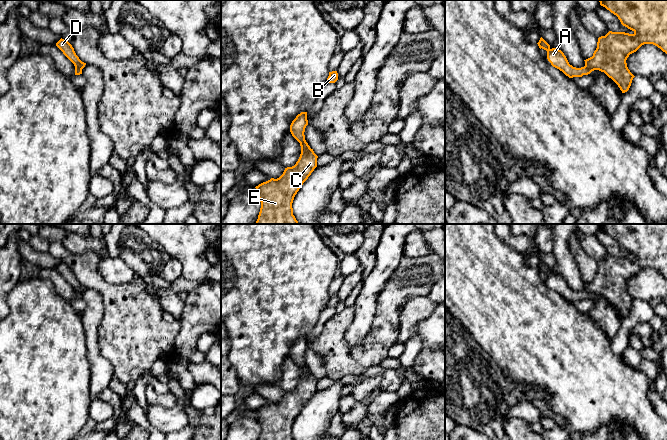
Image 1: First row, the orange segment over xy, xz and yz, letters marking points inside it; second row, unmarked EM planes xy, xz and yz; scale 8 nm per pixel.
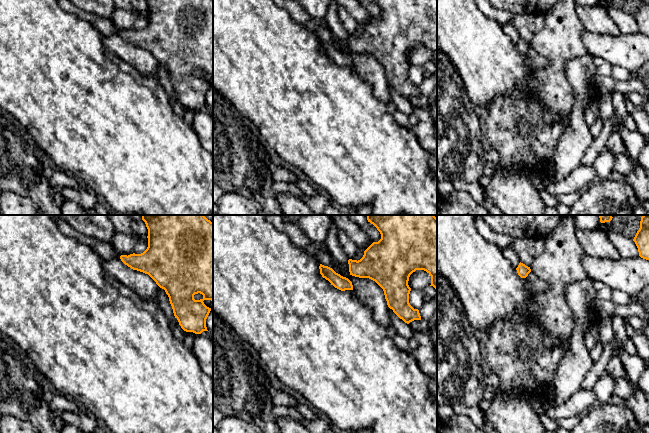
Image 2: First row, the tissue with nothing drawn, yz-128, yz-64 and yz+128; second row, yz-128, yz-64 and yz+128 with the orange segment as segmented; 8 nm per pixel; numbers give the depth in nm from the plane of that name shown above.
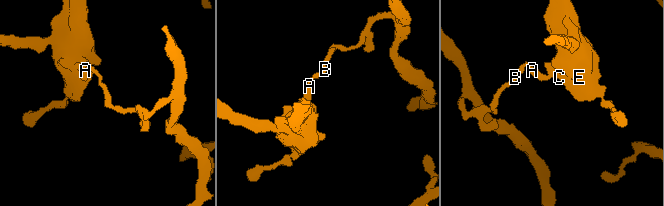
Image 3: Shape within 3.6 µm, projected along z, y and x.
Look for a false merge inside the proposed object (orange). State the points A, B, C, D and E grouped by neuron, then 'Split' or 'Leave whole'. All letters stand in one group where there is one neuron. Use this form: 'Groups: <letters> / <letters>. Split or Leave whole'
Groups: A B / C D E. Split

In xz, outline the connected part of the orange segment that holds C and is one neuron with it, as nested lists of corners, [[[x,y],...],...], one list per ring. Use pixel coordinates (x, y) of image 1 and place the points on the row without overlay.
[[[307,366],[300,370],[301,378],[294,390],[285,392],[279,402],[271,402],[255,411],[261,426],[258,440],[294,440],[294,421],[317,391],[318,382]]]

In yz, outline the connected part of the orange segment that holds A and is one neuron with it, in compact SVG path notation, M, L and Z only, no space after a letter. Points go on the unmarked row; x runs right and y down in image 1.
M542 261L537 268L540 273L547 275L547 283L551 289L562 295L569 302L582 301L591 297L586 290L576 292L570 289L564 277L557 272L551 273L550 269Z

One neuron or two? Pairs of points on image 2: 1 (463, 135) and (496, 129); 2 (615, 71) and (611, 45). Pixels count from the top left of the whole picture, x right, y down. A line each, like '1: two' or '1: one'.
1: two
2: two

